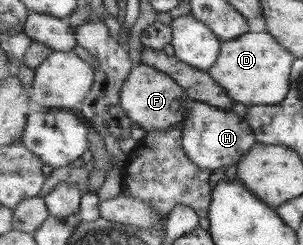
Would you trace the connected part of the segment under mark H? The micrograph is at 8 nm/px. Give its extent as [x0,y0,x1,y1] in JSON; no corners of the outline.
[182,100,257,176]

